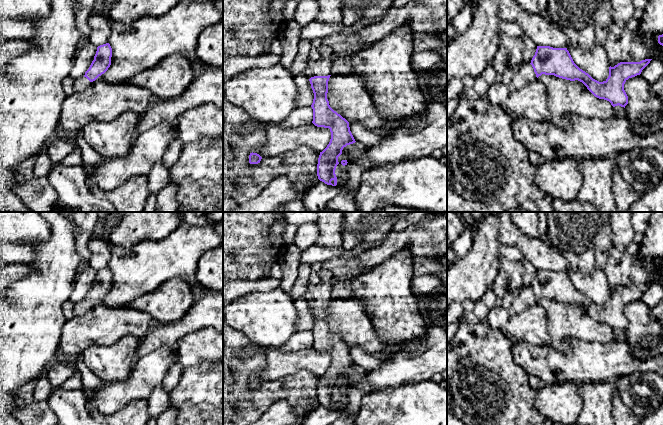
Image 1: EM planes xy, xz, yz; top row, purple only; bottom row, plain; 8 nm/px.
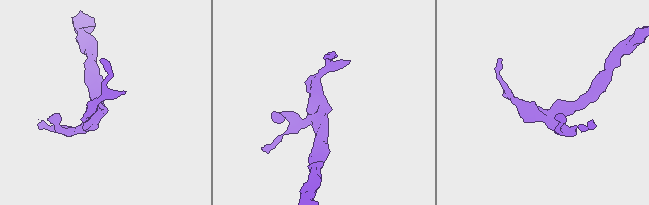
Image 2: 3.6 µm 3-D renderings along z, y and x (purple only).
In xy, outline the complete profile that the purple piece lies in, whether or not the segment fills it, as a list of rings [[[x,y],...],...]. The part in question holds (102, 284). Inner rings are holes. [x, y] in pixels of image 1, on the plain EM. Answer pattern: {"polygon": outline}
{"polygon": [[[109,267],[97,271],[94,284],[85,299],[74,306],[75,316],[83,315],[88,309],[104,298],[111,289],[112,272]]]}

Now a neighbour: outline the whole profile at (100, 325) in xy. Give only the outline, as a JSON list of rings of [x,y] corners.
[[[93,305],[83,315],[66,320],[59,350],[65,354],[80,356],[94,344],[112,345],[125,335],[133,335],[141,340],[154,324],[149,314],[129,306],[111,308]]]

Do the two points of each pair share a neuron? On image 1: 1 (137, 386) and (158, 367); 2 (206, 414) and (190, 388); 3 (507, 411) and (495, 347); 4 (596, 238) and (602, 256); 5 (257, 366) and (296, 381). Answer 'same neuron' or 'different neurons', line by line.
1: same neuron
2: same neuron
3: same neuron
4: same neuron
5: same neuron

